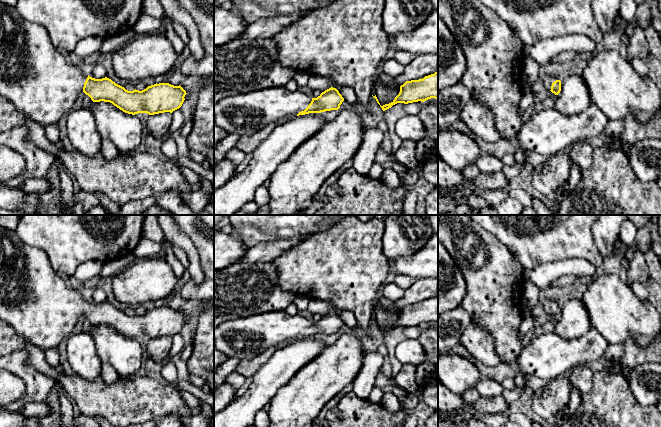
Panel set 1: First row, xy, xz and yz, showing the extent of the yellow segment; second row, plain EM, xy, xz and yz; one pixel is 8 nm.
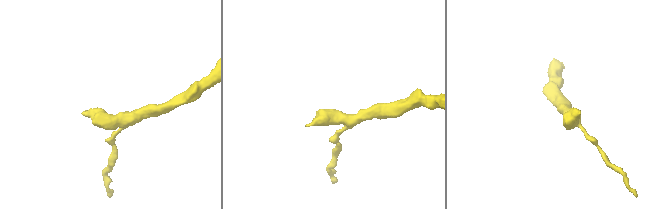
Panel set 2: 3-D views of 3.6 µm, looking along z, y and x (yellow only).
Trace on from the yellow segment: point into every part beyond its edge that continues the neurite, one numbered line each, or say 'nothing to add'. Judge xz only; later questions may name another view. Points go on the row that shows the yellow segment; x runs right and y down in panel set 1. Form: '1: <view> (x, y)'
1: xz (244, 114)

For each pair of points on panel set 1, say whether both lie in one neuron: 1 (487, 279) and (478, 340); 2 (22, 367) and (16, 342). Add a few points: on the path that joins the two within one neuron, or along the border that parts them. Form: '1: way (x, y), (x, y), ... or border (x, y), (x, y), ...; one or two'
1: border (472, 322), (482, 327), (491, 336), (493, 347); two
2: border (22, 349), (10, 353); two

